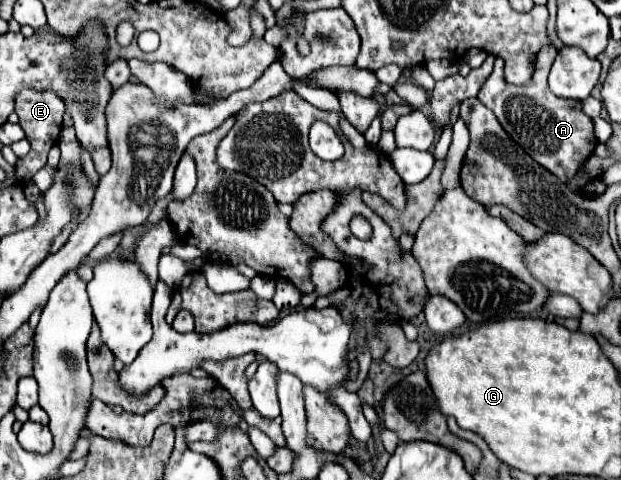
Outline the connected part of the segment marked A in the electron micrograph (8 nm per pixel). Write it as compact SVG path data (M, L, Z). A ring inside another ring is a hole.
M552 45L542 47L538 51L538 63L534 77L526 85L510 85L506 83L504 75L500 73L500 57L496 59L492 75L482 85L478 99L494 111L500 125L506 133L542 167L550 173L558 175L562 183L572 179L578 167L592 155L596 147L596 137L592 129L592 119L582 111L582 103L574 99L560 99L548 89L548 71L556 57L556 49ZM520 99L520 101L518 101ZM524 101L524 103L522 103ZM528 103L528 105L526 105Z

